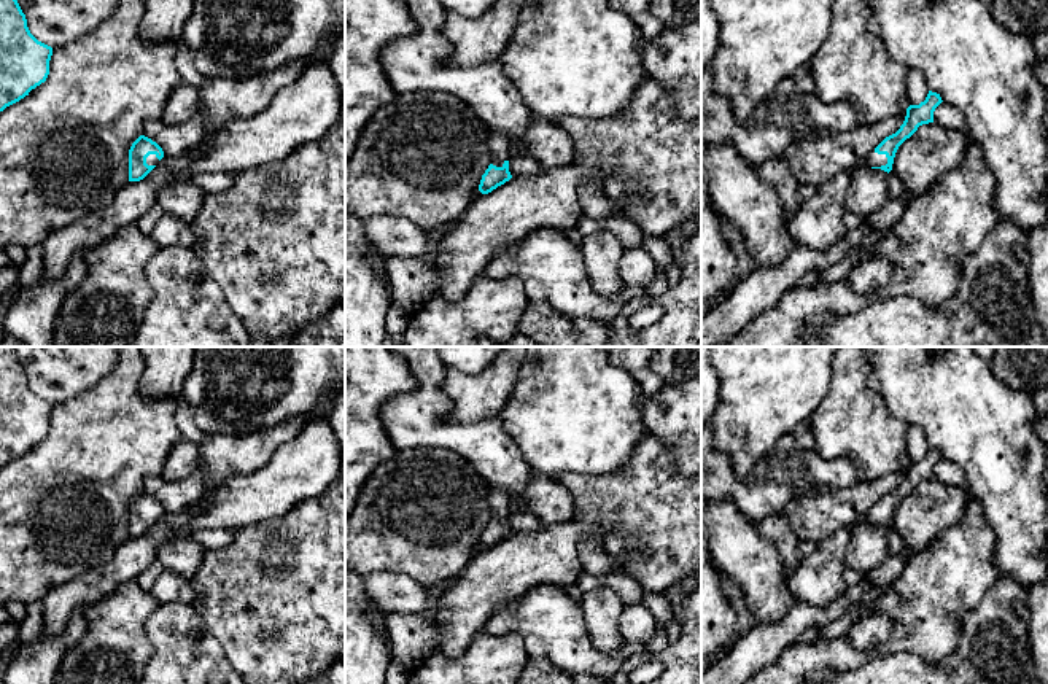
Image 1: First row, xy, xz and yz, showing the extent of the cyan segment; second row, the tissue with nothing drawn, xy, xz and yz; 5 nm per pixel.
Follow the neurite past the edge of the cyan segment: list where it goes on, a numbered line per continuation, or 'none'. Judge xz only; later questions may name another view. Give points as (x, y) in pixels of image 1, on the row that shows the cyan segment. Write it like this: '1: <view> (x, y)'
1: xz (498, 143)

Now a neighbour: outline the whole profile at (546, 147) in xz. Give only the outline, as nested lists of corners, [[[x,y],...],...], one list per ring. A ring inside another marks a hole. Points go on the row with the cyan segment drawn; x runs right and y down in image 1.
[[[534,119],[518,145],[509,145],[509,172],[514,177],[538,177],[571,165],[574,146],[557,124]]]

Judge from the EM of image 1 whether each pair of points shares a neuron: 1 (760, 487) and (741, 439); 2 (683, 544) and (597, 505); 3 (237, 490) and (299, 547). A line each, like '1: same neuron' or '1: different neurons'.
1: different neurons
2: same neuron
3: different neurons

